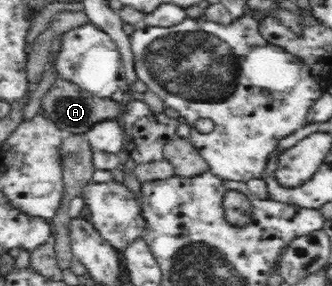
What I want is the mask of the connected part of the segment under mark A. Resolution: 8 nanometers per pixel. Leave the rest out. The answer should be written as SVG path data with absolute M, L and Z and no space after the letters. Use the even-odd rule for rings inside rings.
M55 78L52 87L41 98L41 112L52 120L62 131L68 134L83 135L95 124L105 120L116 120L120 116L119 104L111 98L91 96L90 92L81 90L72 82Z

